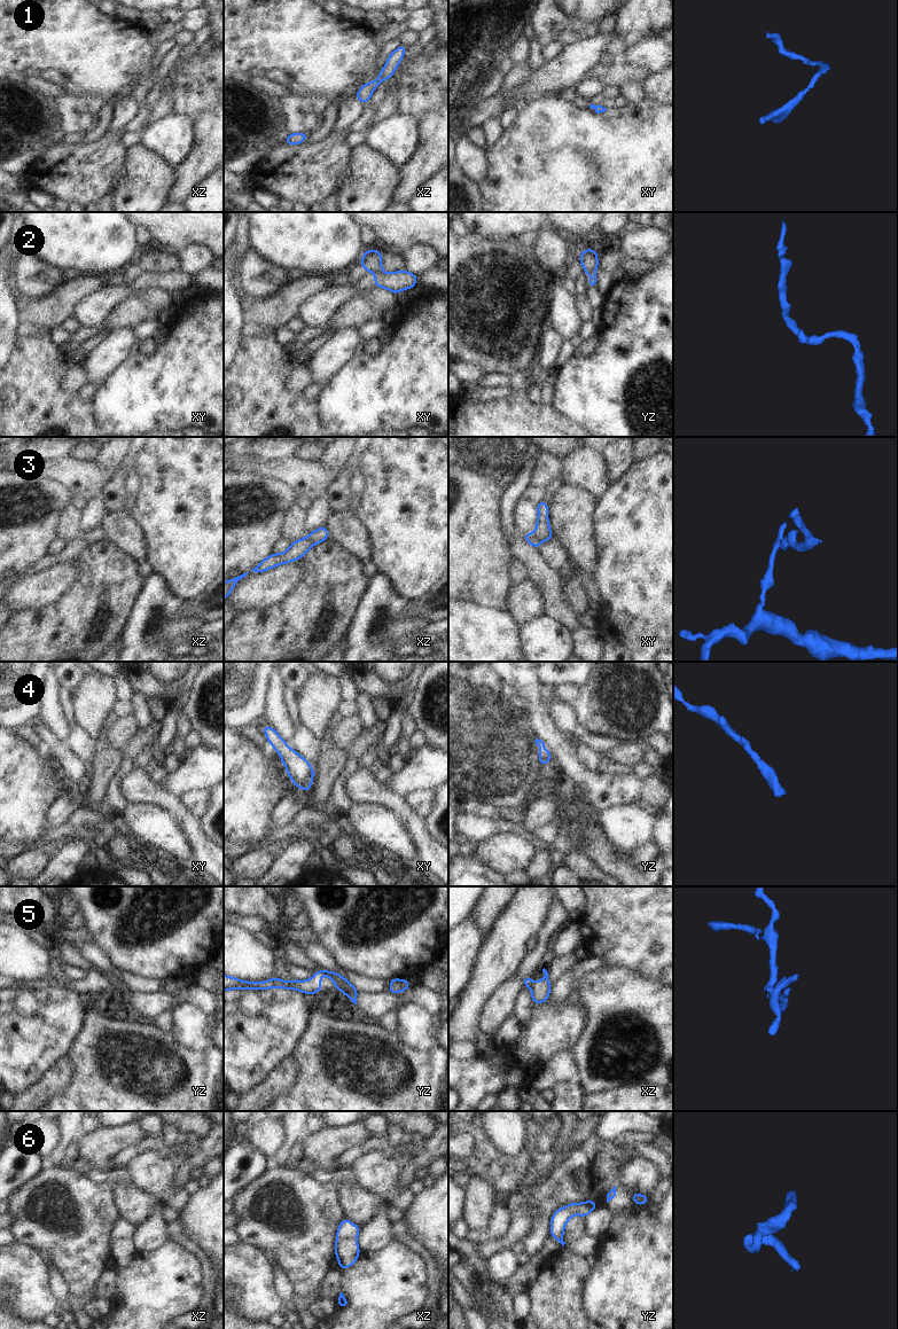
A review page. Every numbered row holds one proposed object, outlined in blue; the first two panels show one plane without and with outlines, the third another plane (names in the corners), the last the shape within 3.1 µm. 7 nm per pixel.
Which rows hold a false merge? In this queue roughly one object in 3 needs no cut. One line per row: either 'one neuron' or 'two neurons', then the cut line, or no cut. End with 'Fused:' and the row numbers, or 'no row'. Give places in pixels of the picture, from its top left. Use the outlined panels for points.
1: one neuron; cut none
2: two neurons; cut yz (594, 270), (586, 274)
3: two neurons; cut xz (306, 537), (315, 544)
4: one neuron; cut none
5: two neurons; cut xz (532, 983), (530, 987)
6: one neuron; cut none
Fused: 2, 3, 5

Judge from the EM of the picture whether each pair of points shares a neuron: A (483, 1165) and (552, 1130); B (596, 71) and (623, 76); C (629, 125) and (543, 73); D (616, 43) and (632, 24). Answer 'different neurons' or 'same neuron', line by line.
A: same neuron
B: same neuron
C: different neurons
D: different neurons

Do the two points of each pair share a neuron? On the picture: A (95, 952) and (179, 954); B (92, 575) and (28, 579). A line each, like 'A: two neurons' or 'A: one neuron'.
A: two neurons
B: two neurons

